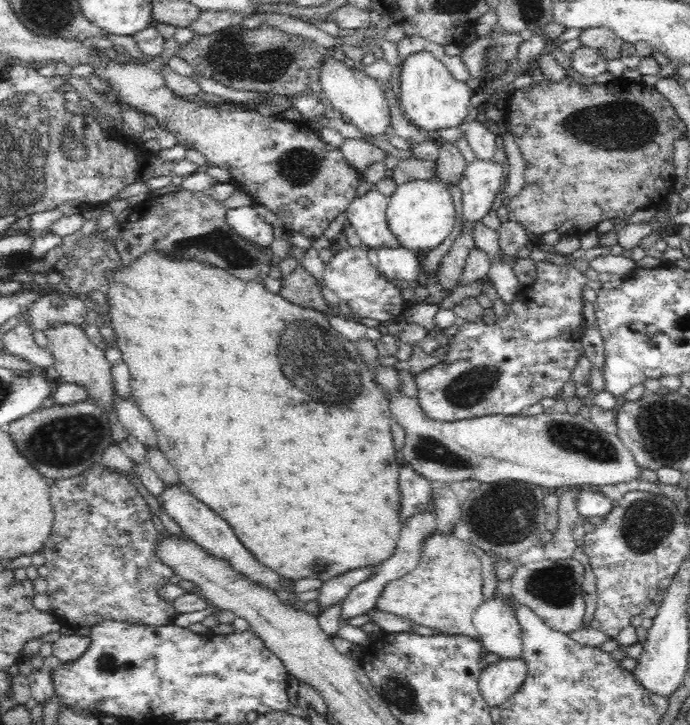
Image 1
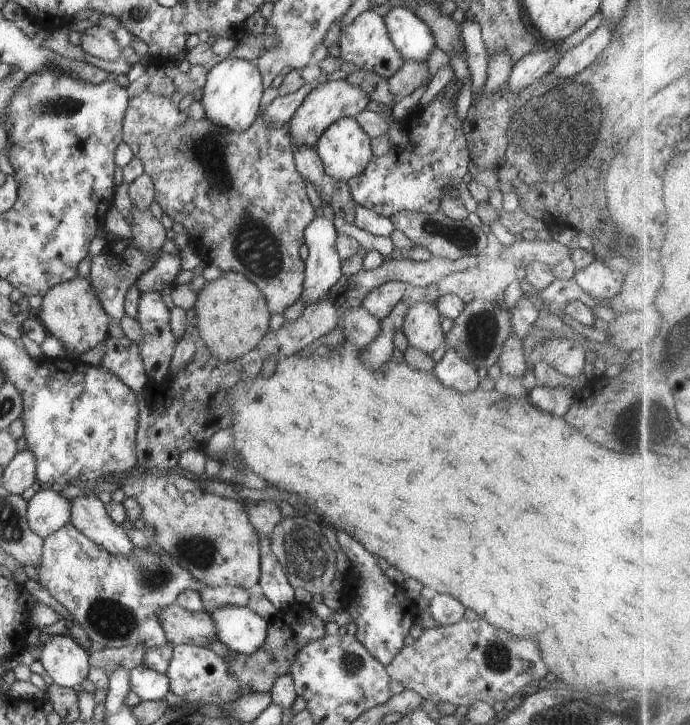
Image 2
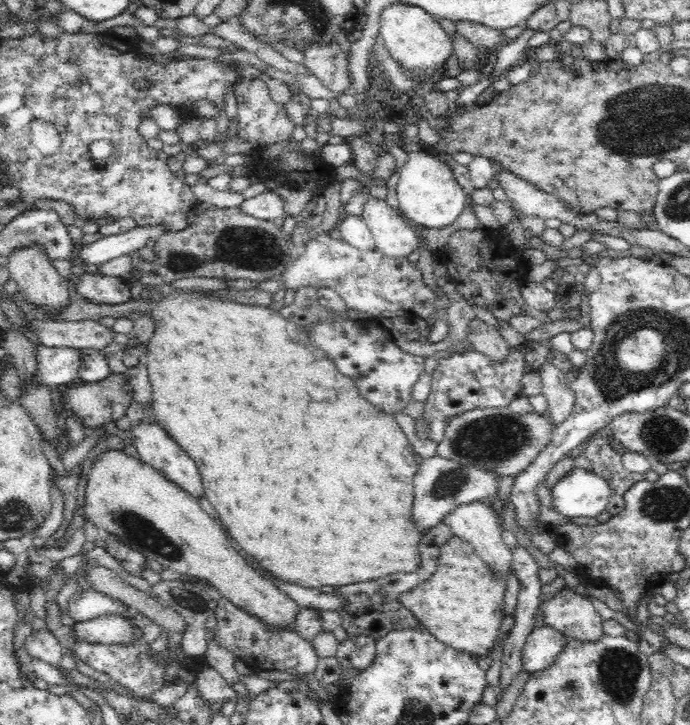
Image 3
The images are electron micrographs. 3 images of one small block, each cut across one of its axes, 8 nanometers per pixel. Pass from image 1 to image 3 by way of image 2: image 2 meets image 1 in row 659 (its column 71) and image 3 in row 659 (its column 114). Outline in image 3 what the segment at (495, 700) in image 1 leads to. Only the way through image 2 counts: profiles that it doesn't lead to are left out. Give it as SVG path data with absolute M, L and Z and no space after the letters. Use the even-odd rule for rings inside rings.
M550 626L534 628L523 649L523 670L536 674L553 664L569 638Z

